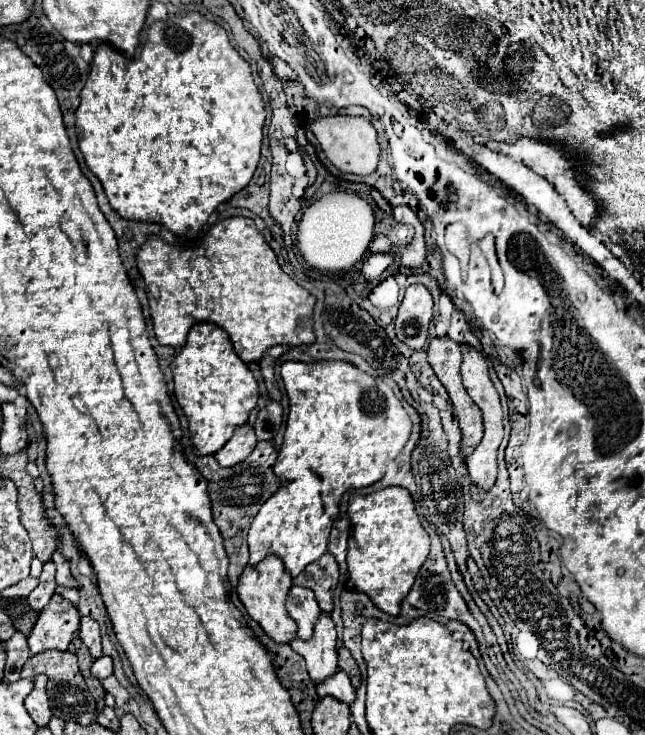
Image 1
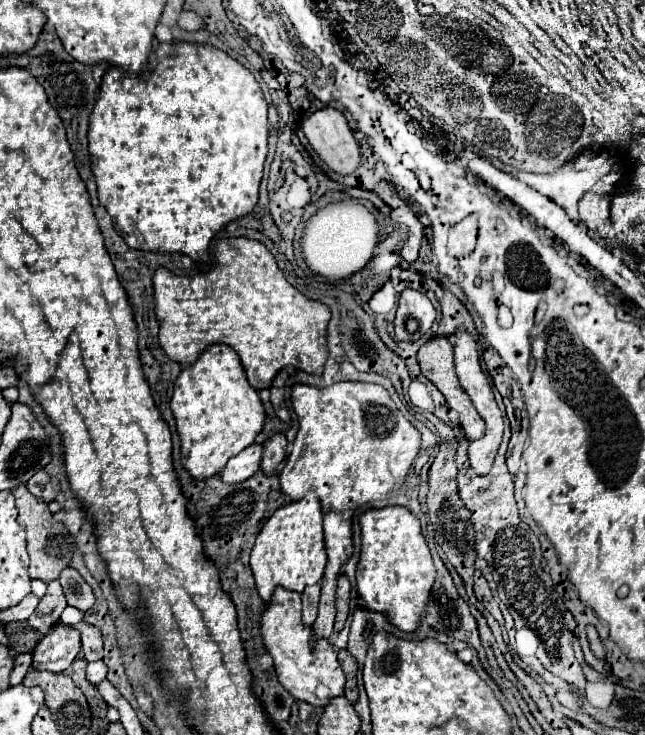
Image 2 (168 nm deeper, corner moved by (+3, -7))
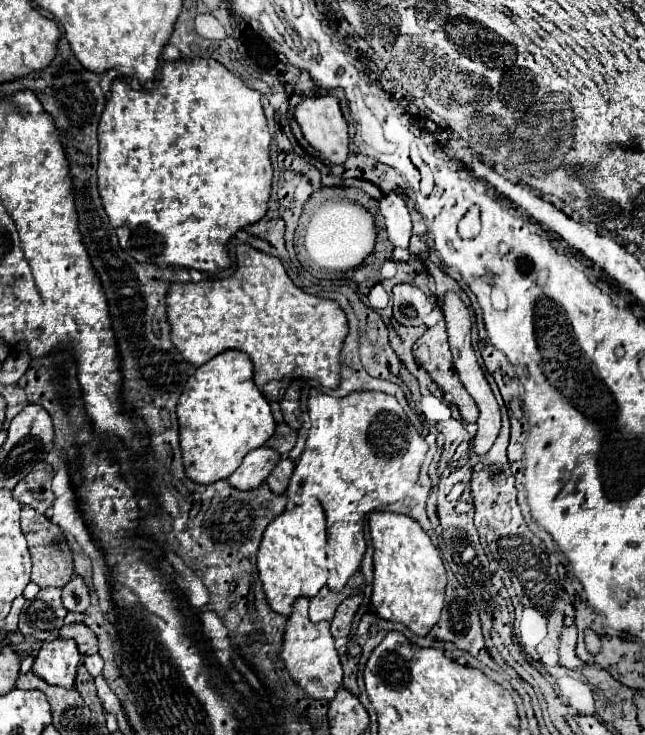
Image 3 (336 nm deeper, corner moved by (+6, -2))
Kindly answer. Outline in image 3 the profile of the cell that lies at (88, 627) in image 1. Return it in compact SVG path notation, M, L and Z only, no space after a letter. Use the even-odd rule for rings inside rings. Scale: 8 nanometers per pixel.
M83 623L61 627L59 639L73 639L73 641L77 643L81 655L95 655L95 653L97 653L97 637L95 637L95 633L93 633L87 625L83 625Z

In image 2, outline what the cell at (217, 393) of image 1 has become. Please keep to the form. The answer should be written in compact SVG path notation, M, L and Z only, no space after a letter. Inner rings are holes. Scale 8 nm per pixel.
M226 344L206 346L198 360L180 372L170 408L182 442L182 466L194 478L218 474L230 456L254 442L266 420L258 392L248 384L240 358Z

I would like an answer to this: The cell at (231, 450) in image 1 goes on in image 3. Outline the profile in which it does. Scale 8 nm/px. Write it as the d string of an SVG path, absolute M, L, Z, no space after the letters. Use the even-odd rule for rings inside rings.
M259 447L245 455L241 467L229 477L229 483L239 491L257 489L267 481L273 467L281 461L281 455L269 447Z

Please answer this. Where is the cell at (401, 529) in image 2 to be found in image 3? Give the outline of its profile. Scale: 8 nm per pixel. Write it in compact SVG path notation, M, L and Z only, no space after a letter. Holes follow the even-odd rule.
M373 513L369 519L369 529L375 547L375 581L371 603L377 615L385 621L403 623L415 635L425 637L437 625L445 599L447 571L441 553L421 525L407 515Z

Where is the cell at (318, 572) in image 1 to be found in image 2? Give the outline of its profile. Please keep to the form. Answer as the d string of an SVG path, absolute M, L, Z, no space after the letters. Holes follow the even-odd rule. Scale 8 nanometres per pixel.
M338 574L336 578L336 624L334 624L336 632L340 632L344 626L344 620L348 616L348 602L350 602L350 582L346 574Z

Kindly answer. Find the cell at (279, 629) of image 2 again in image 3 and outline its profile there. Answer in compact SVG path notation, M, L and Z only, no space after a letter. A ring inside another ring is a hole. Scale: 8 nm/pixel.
M297 599L295 607L293 607L293 615L289 617L289 623L285 629L281 657L287 665L289 675L307 691L309 697L333 699L335 691L343 683L343 669L341 669L337 649L335 649L335 639L331 637L327 621L321 621L321 623L309 621L307 607L309 607L307 599Z

